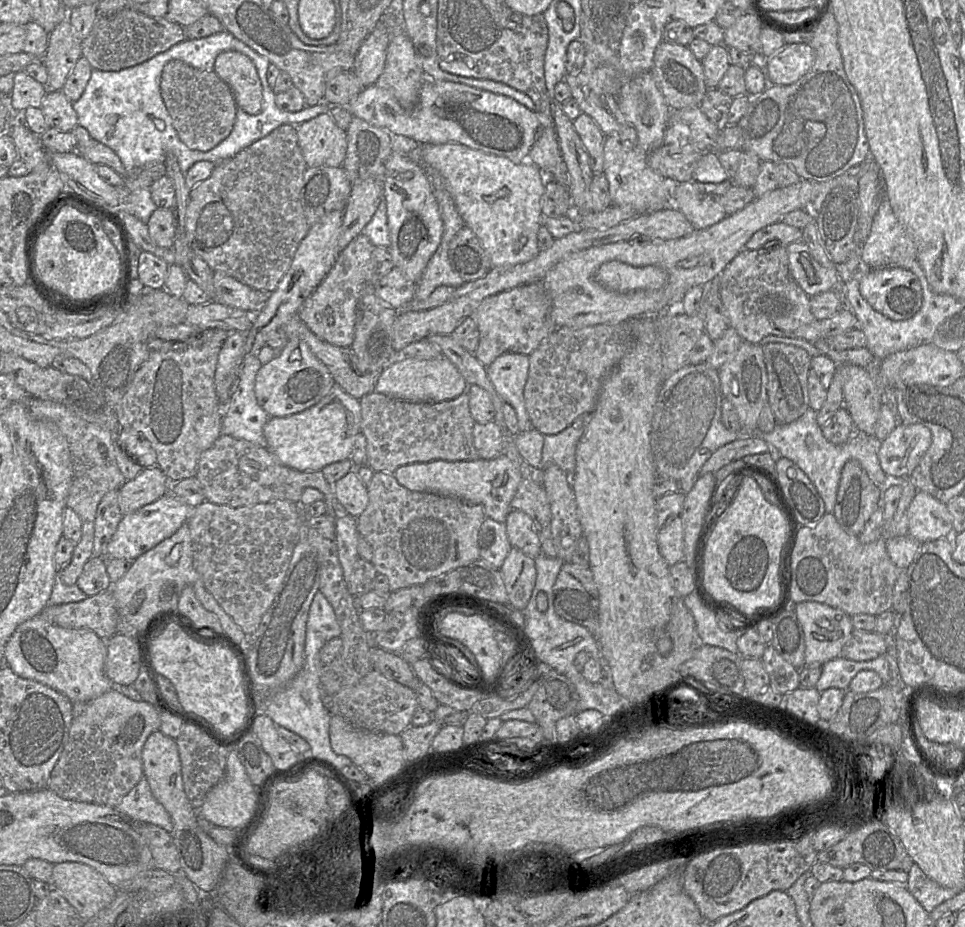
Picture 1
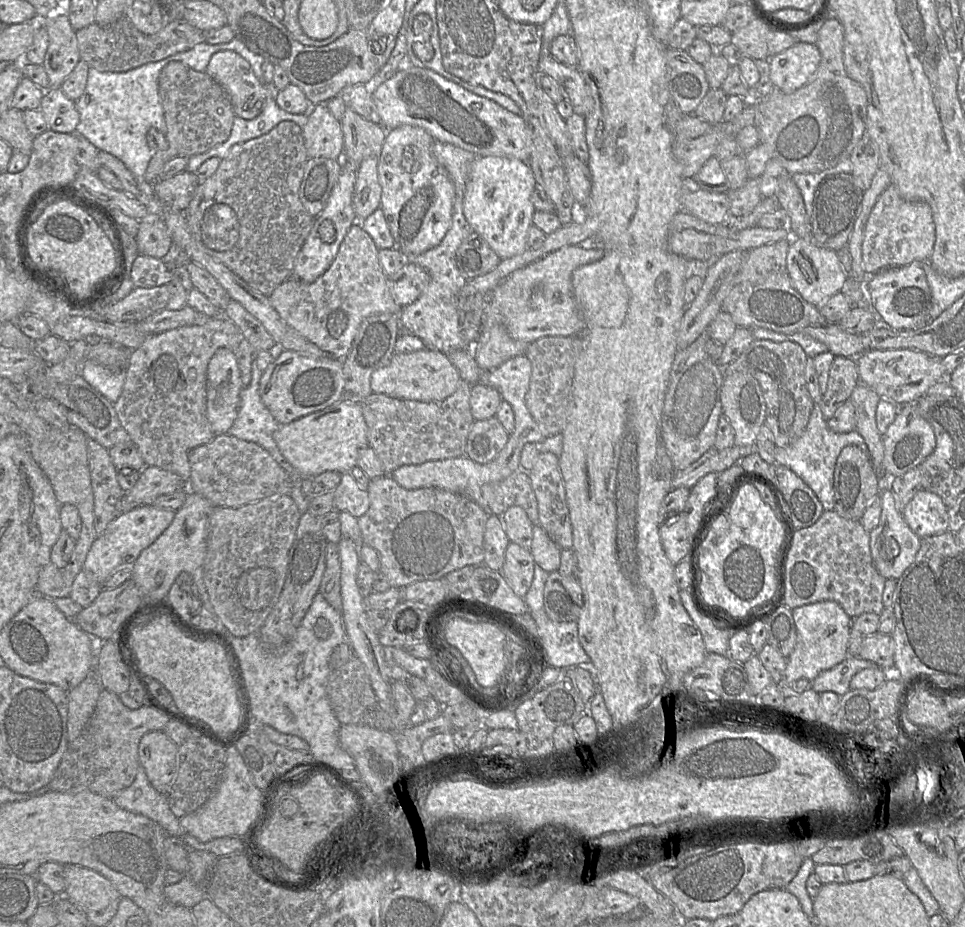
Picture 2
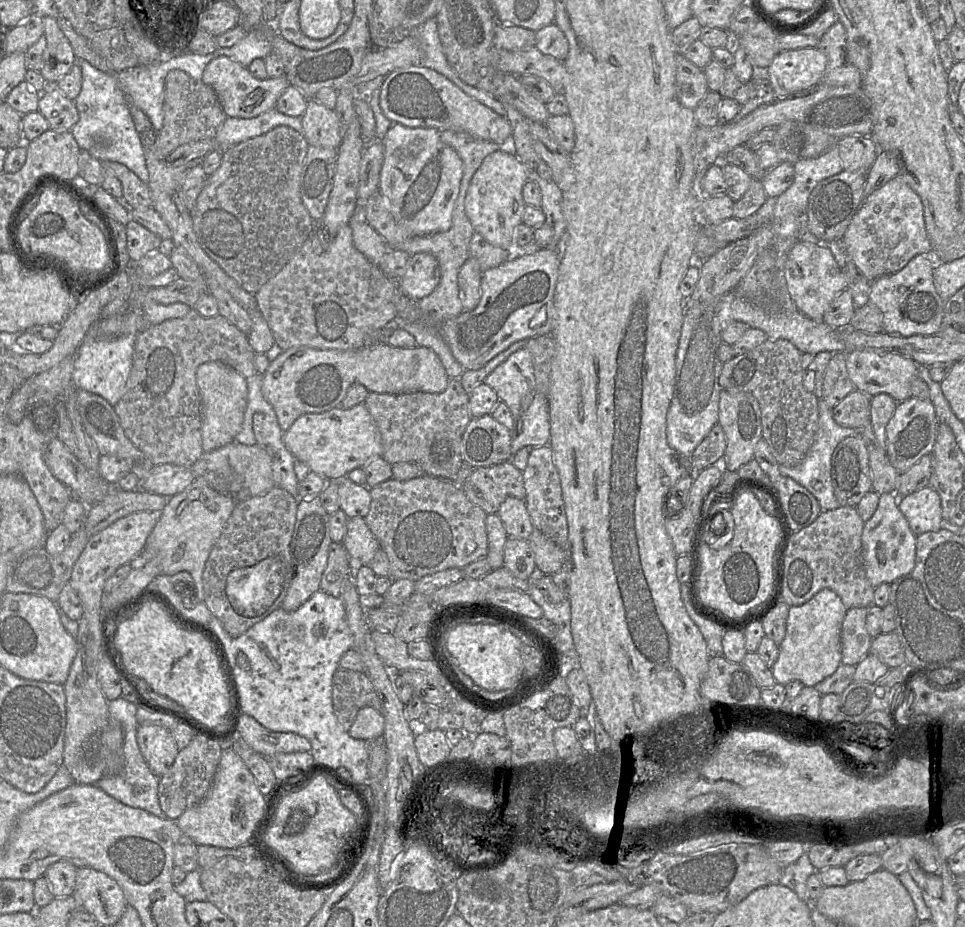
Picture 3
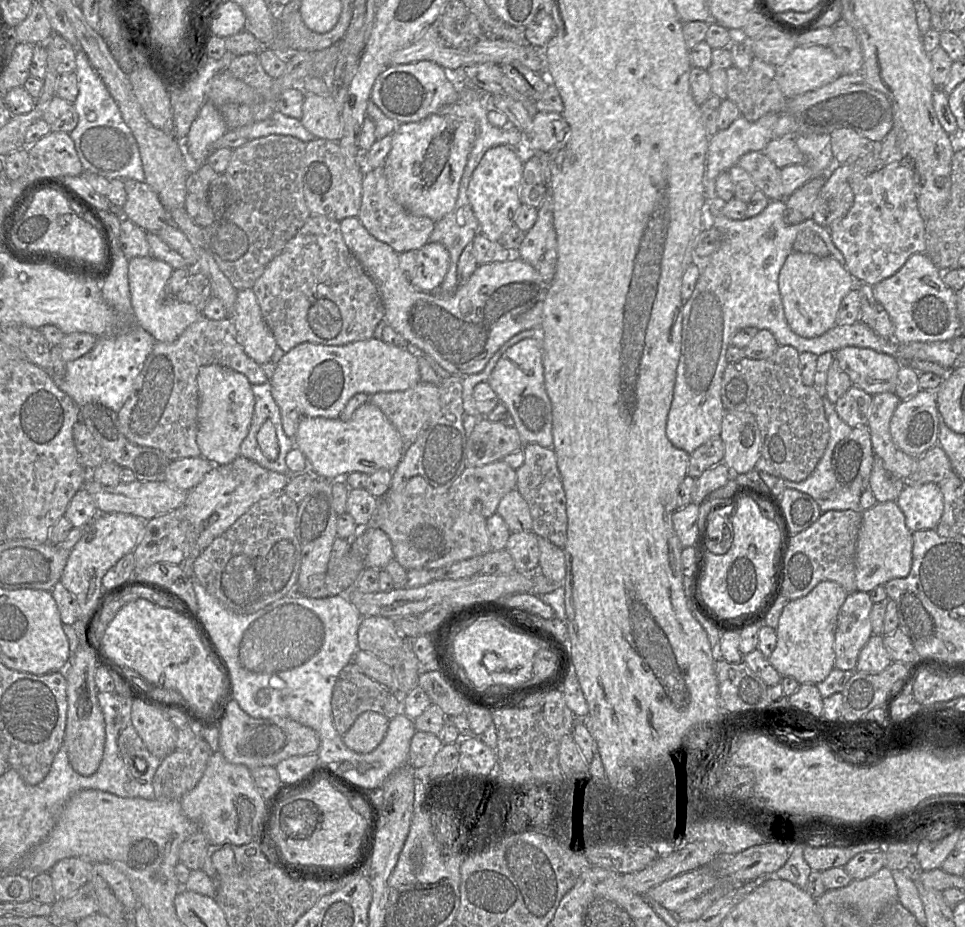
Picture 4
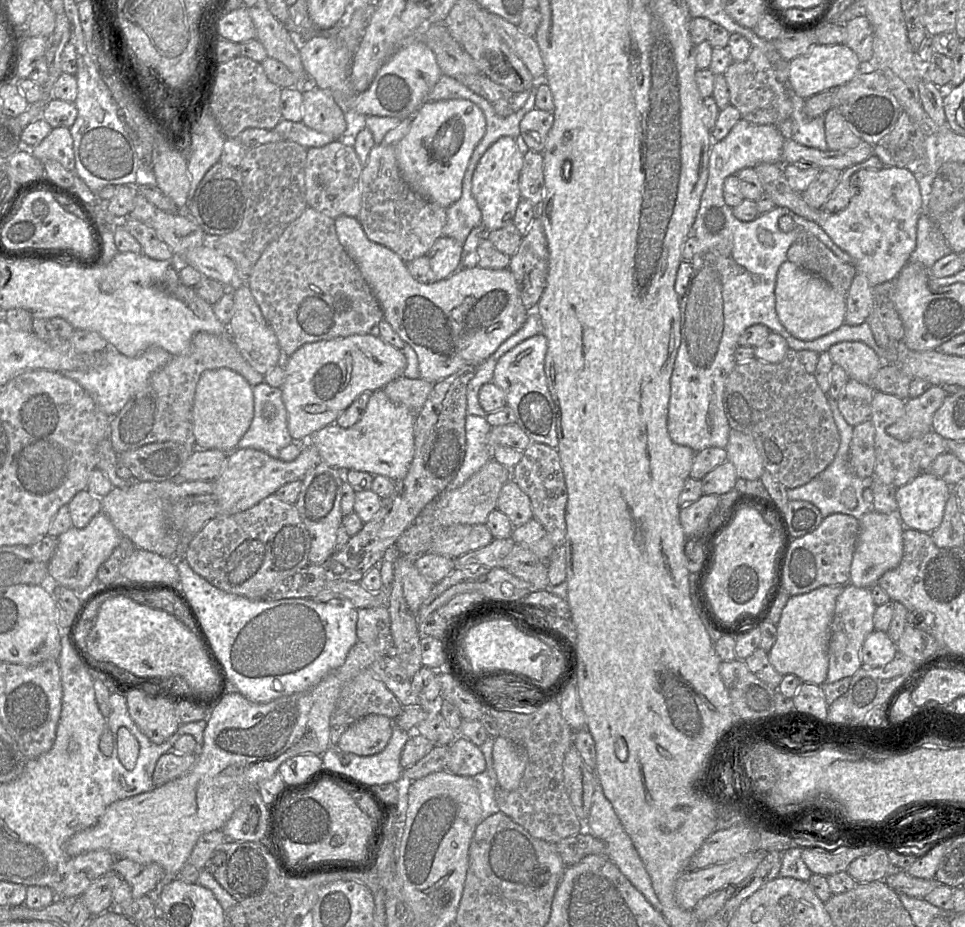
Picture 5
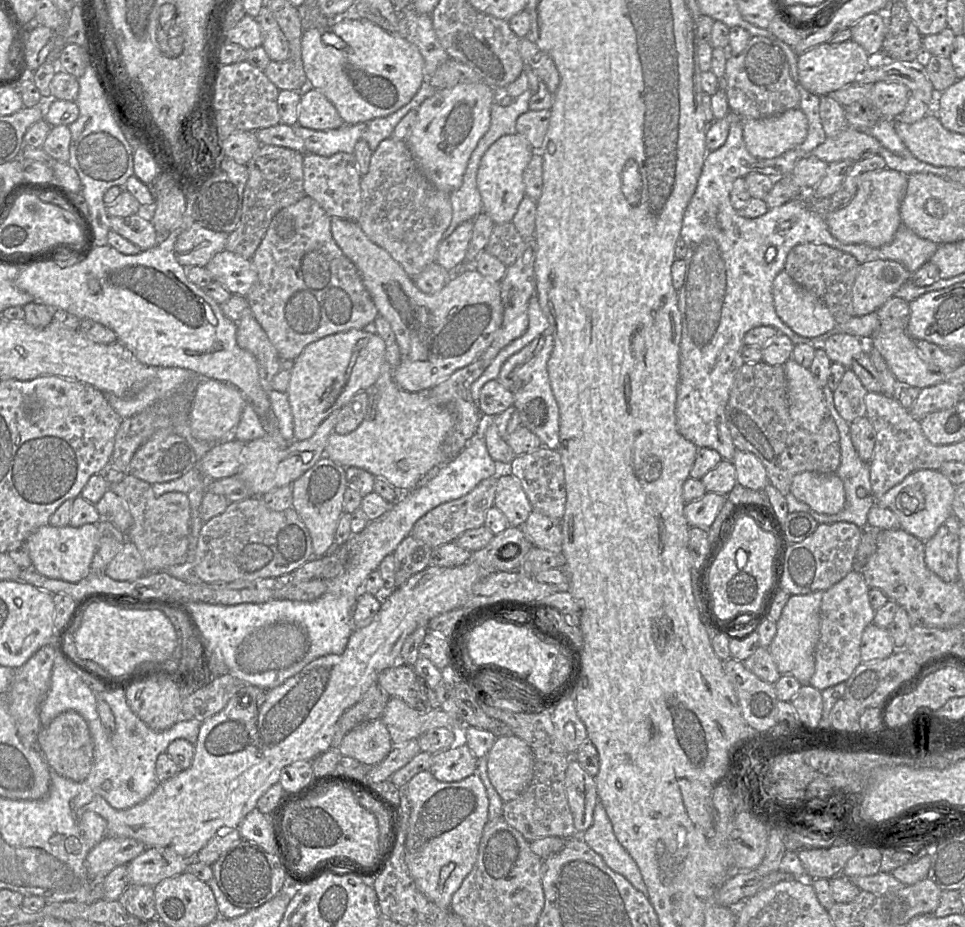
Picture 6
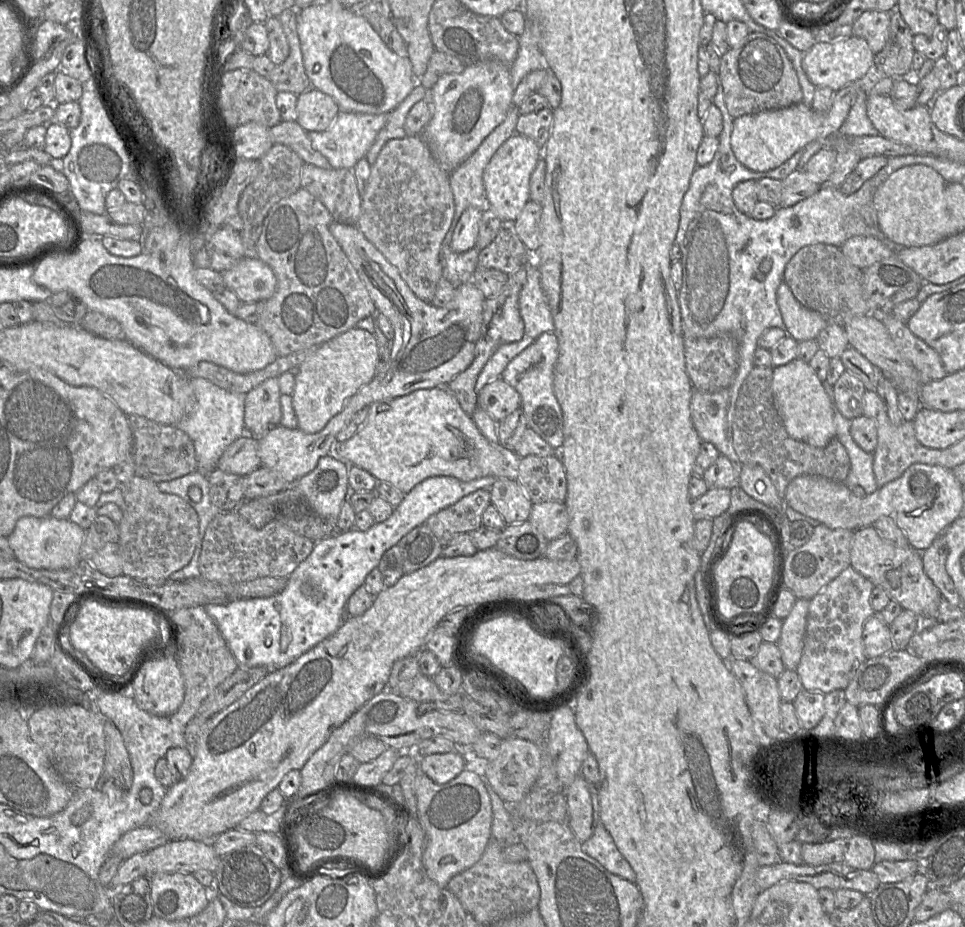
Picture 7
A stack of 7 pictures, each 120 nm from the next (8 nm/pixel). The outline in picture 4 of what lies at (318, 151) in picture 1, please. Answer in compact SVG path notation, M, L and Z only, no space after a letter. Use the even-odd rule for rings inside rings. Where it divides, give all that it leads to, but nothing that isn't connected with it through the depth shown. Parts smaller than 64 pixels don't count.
M305 94L300 121L315 138L339 142L341 111L331 95Z

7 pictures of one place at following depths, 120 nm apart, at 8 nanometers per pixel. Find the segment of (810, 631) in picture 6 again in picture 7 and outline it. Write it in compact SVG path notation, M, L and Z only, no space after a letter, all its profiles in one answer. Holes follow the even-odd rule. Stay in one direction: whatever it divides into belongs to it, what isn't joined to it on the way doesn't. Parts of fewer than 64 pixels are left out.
M798 598L790 614L782 621L777 645L785 669L796 670L803 651L810 600Z

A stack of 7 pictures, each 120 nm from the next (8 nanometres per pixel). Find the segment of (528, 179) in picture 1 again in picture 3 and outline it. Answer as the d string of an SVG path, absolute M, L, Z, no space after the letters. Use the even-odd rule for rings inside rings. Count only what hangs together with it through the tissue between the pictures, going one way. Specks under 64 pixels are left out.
M513 151L490 153L473 175L465 197L465 213L474 231L493 246L513 247L513 231L522 223L526 206L522 189L527 181L526 169Z

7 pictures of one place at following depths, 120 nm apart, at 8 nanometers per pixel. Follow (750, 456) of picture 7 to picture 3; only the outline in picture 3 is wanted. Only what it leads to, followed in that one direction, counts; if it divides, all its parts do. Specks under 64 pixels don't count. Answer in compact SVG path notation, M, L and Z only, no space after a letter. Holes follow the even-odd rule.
M767 339L751 351L724 363L719 376L722 389L729 393L748 392L757 399L761 410L762 438L768 443L778 464L787 467L795 467L803 461L818 429L818 398L803 386L801 356L802 353L790 341Z

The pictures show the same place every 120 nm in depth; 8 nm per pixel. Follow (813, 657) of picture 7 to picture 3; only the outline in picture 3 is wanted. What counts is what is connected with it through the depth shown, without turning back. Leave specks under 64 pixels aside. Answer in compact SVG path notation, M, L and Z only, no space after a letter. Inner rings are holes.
M867 608L847 609L841 627L841 664L857 665L870 651L872 637L866 629Z

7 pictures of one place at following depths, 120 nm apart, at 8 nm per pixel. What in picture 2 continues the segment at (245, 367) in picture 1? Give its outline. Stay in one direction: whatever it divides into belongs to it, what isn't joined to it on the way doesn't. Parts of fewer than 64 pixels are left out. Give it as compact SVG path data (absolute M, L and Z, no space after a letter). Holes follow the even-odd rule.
M251 363L251 379L249 383L241 388L240 403L238 408L237 417L229 429L228 433L238 439L248 442L254 442L263 447L273 457L273 459L293 477L293 488L290 497L295 501L301 515L309 510L310 498L302 493L301 478L302 476L291 467L291 465L284 459L278 446L273 438L275 430L279 424L273 418L269 410L263 404L259 394L259 381L262 371L260 371L255 363Z

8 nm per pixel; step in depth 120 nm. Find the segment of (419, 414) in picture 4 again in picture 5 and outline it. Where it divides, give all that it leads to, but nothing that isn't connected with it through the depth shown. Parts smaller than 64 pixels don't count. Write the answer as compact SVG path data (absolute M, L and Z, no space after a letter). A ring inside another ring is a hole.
M402 376L388 383L382 390L390 401L407 407L414 413L418 413L423 407L434 383L424 379L410 379Z

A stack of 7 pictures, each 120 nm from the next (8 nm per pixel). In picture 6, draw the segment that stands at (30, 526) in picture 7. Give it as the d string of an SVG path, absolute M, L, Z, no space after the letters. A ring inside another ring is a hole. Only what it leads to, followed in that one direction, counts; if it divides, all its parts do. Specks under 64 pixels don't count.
M46 524L29 535L27 548L36 572L53 579L78 582L91 572L91 562L97 548L97 524L79 527Z

